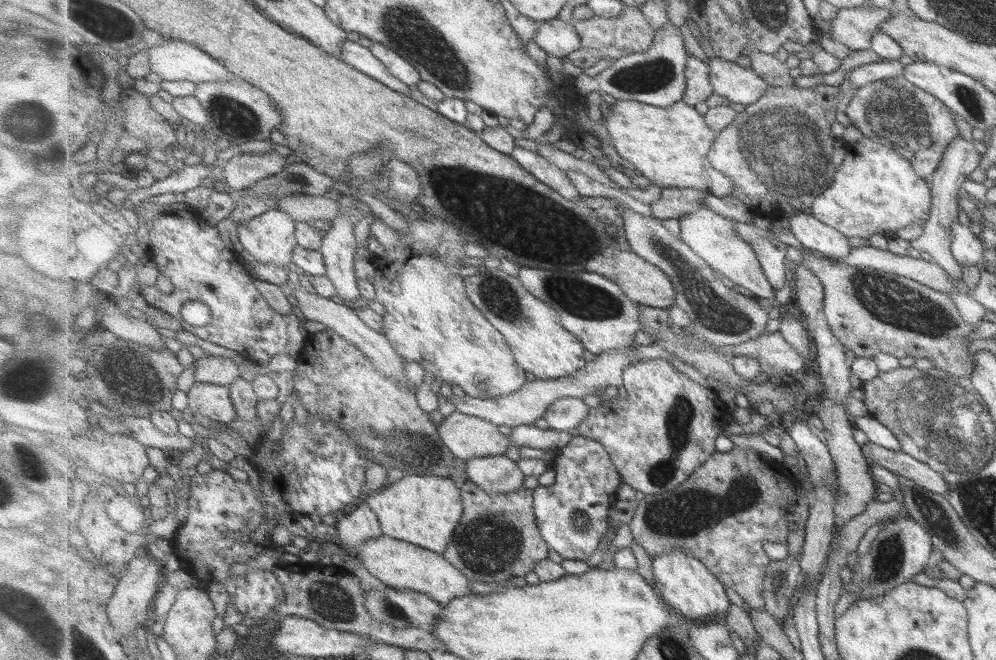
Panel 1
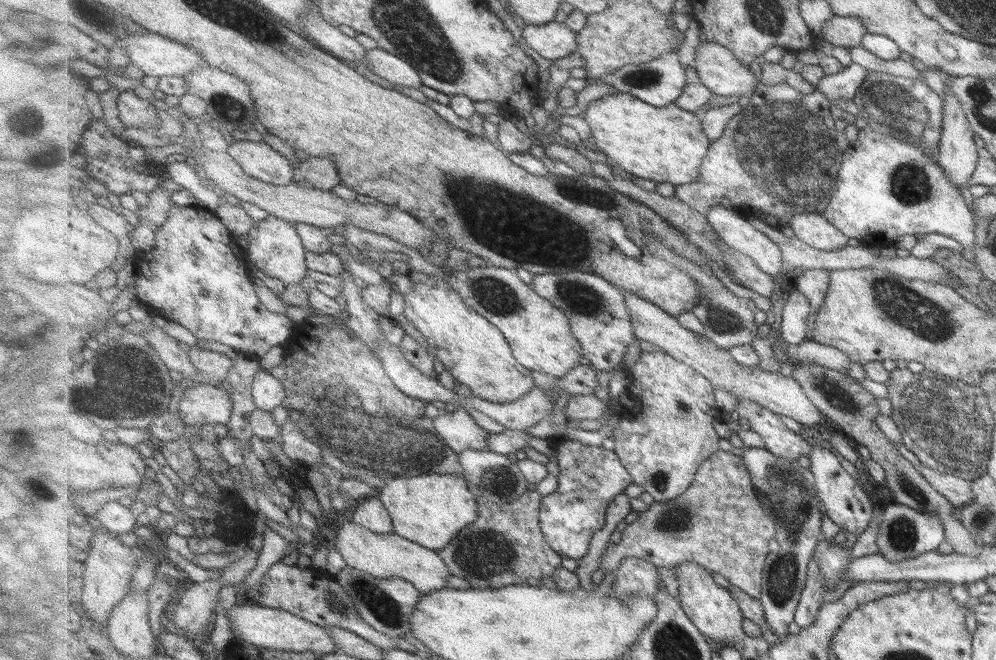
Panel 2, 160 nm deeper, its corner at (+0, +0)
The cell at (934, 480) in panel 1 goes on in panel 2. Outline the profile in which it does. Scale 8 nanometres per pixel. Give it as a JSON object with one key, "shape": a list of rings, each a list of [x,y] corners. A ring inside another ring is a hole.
{"shape":[[[923,465],[917,467],[919,472],[936,488],[943,496],[946,496],[956,507],[961,508],[969,504],[973,498],[970,481],[950,473],[939,472]]]}

